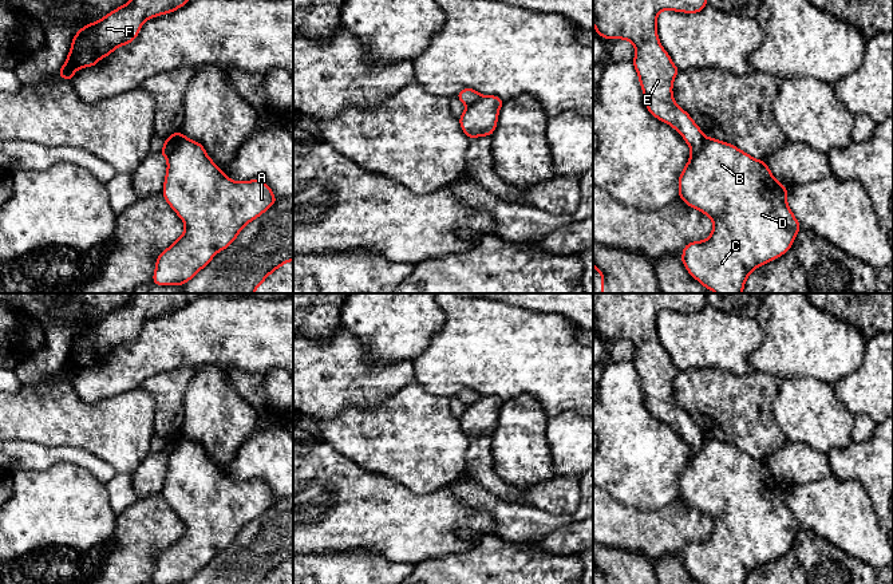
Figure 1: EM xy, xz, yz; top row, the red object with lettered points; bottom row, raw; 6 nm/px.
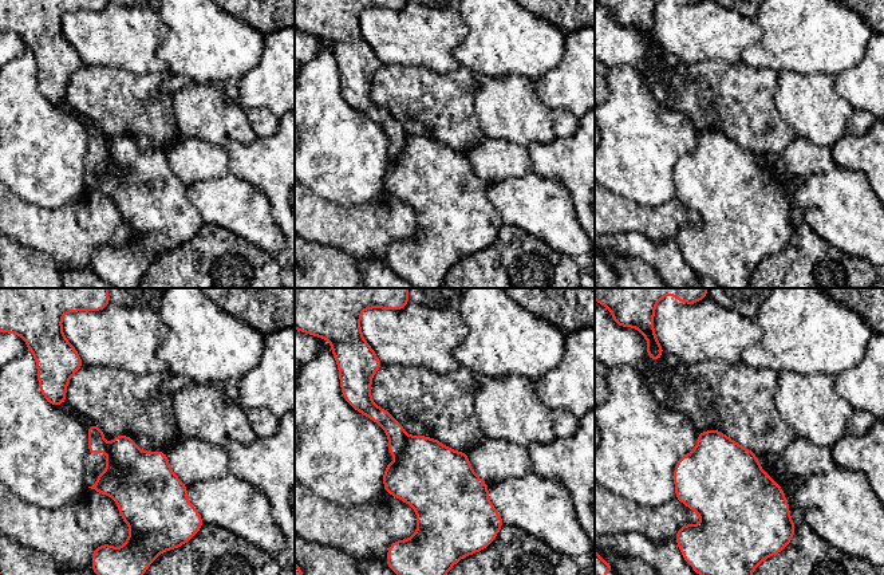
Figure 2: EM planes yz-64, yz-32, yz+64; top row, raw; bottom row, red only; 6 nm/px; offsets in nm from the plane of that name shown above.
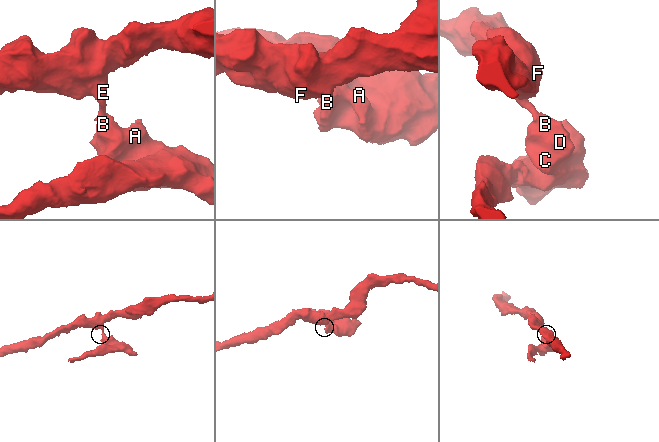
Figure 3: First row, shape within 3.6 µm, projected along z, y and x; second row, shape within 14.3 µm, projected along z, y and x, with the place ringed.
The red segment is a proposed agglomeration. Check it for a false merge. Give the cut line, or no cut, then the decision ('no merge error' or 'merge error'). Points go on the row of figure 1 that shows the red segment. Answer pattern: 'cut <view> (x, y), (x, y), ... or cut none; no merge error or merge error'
cut yz (704, 137), (700, 149), (690, 160); merge error

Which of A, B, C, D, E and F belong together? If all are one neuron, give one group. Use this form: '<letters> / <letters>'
A B C D / E F

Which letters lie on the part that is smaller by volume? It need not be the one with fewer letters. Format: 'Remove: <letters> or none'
Remove: A, B, C, D

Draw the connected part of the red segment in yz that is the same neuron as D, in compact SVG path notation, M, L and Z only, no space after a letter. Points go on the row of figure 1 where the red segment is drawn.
M704 137L702 149L679 177L679 198L714 222L706 241L689 242L683 249L681 263L689 275L715 293L742 293L748 275L786 253L801 229L787 206L787 192L764 161L731 143Z

